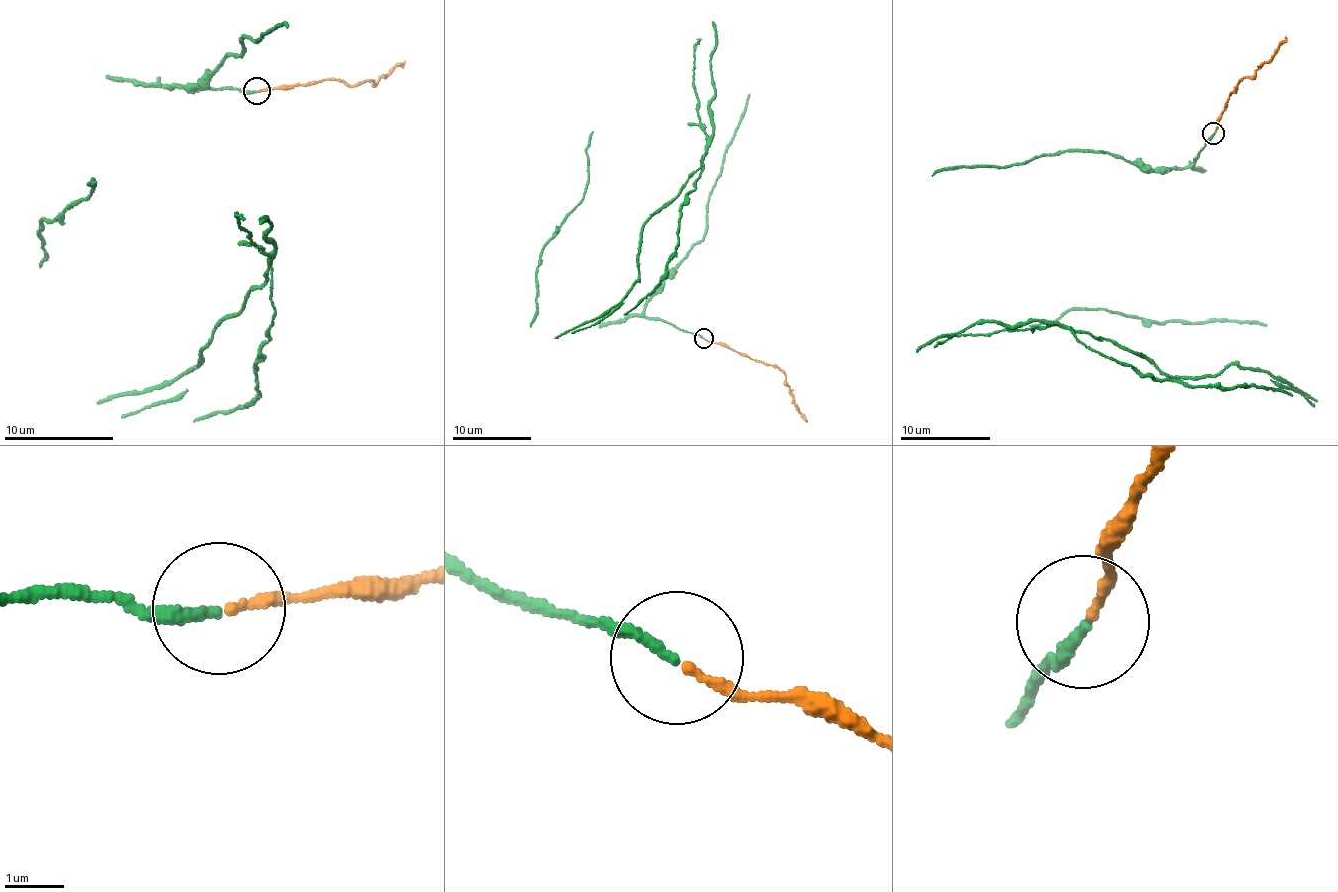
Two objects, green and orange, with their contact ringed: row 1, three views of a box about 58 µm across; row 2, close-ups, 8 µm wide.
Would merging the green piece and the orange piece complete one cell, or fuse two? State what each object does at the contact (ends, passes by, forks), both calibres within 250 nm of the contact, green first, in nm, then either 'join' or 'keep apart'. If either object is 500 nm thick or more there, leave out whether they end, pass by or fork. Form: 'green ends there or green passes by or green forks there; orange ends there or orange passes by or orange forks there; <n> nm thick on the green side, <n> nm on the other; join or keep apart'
green ends there; orange ends there; 180 nm thick on the green side, 150 nm on the other; keep apart

